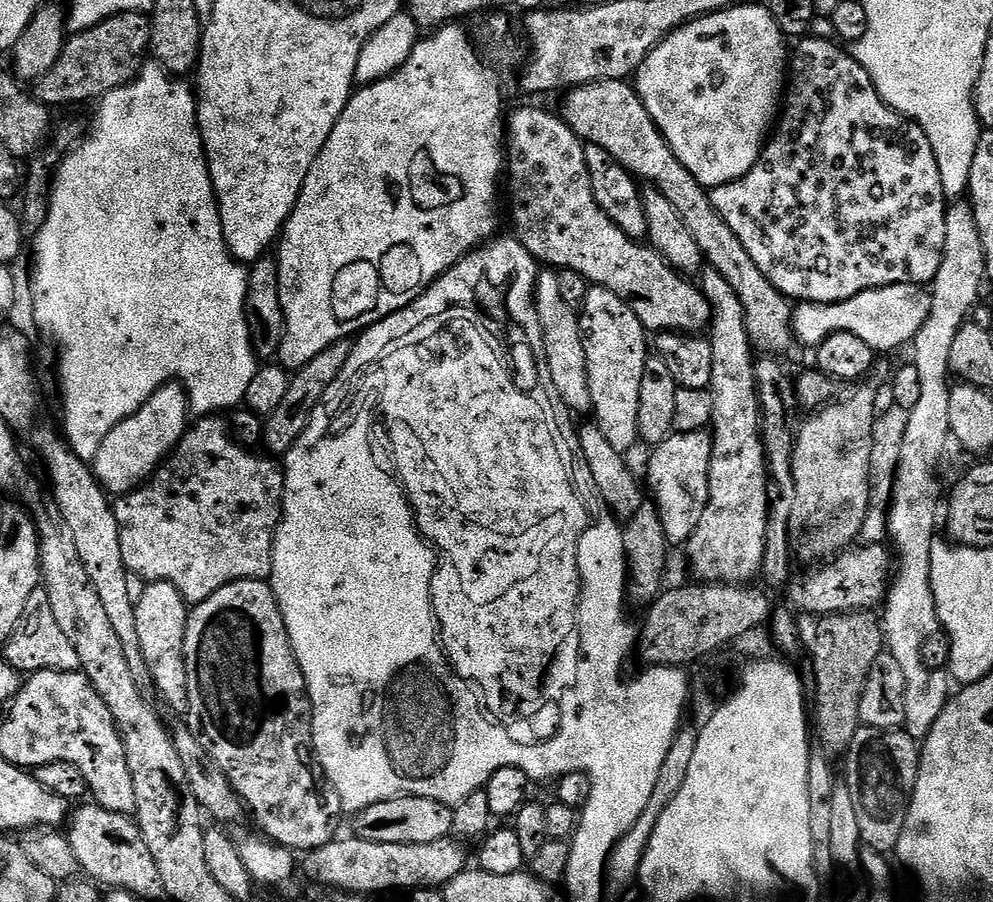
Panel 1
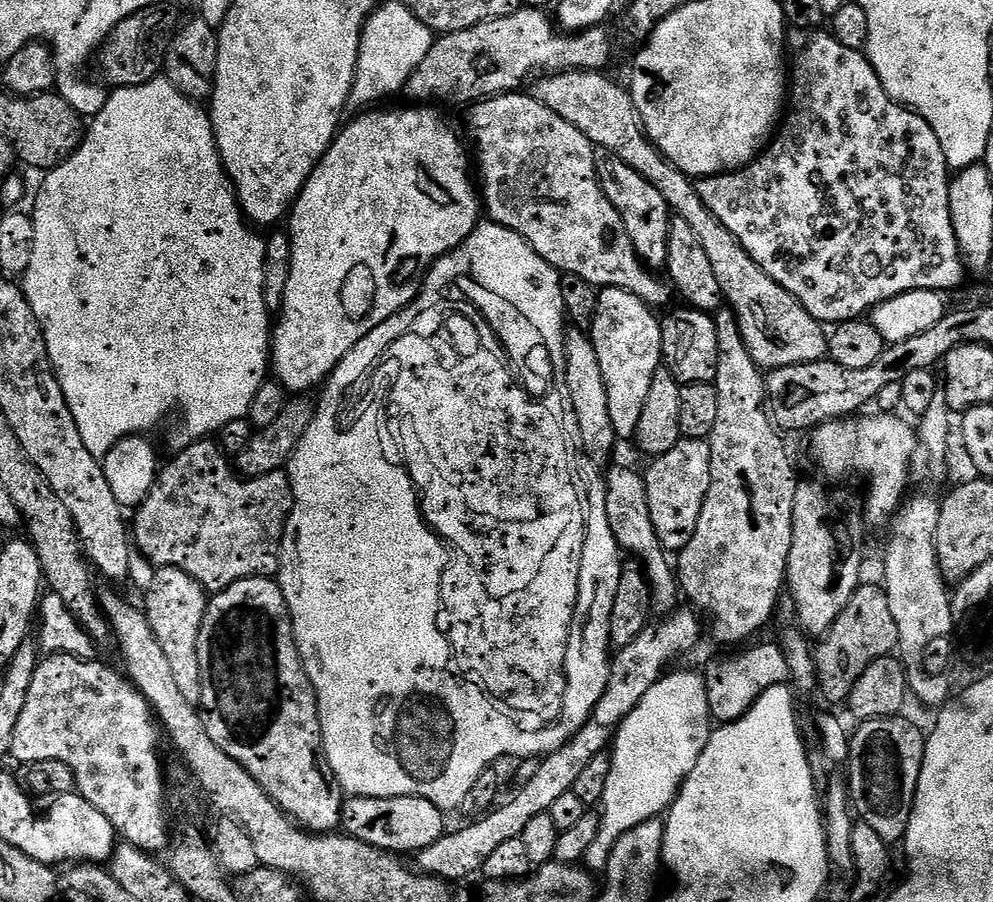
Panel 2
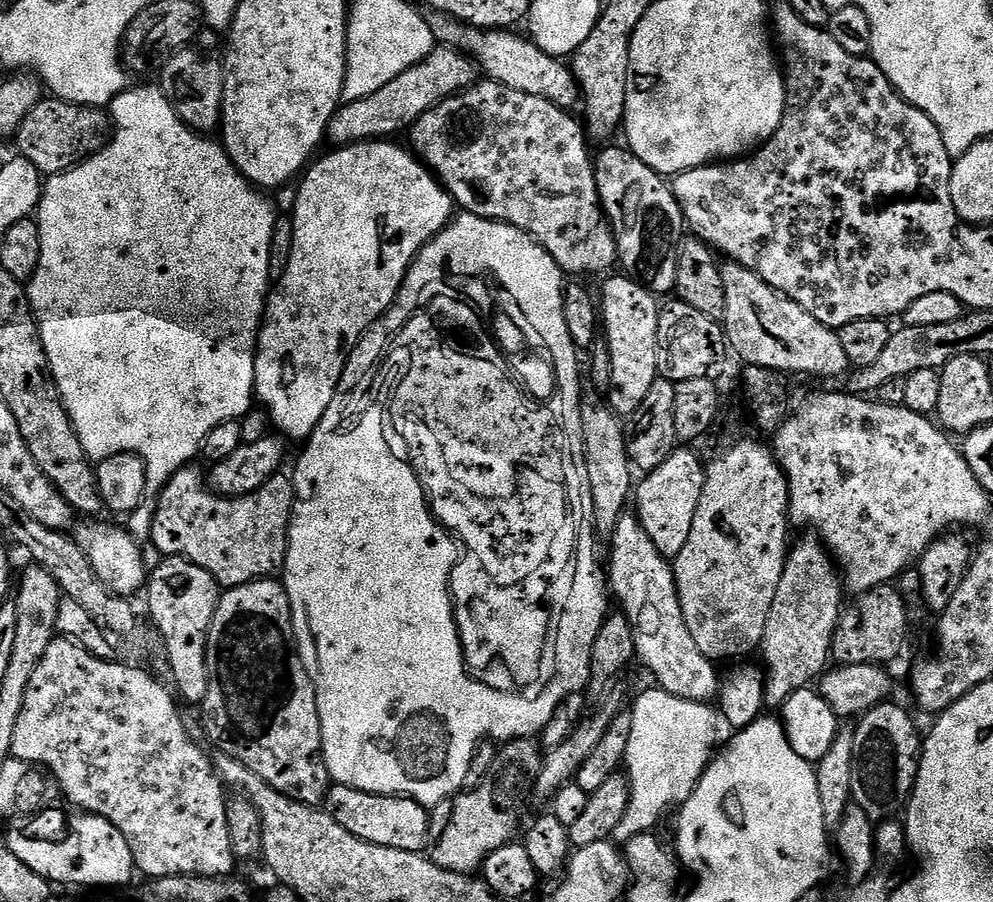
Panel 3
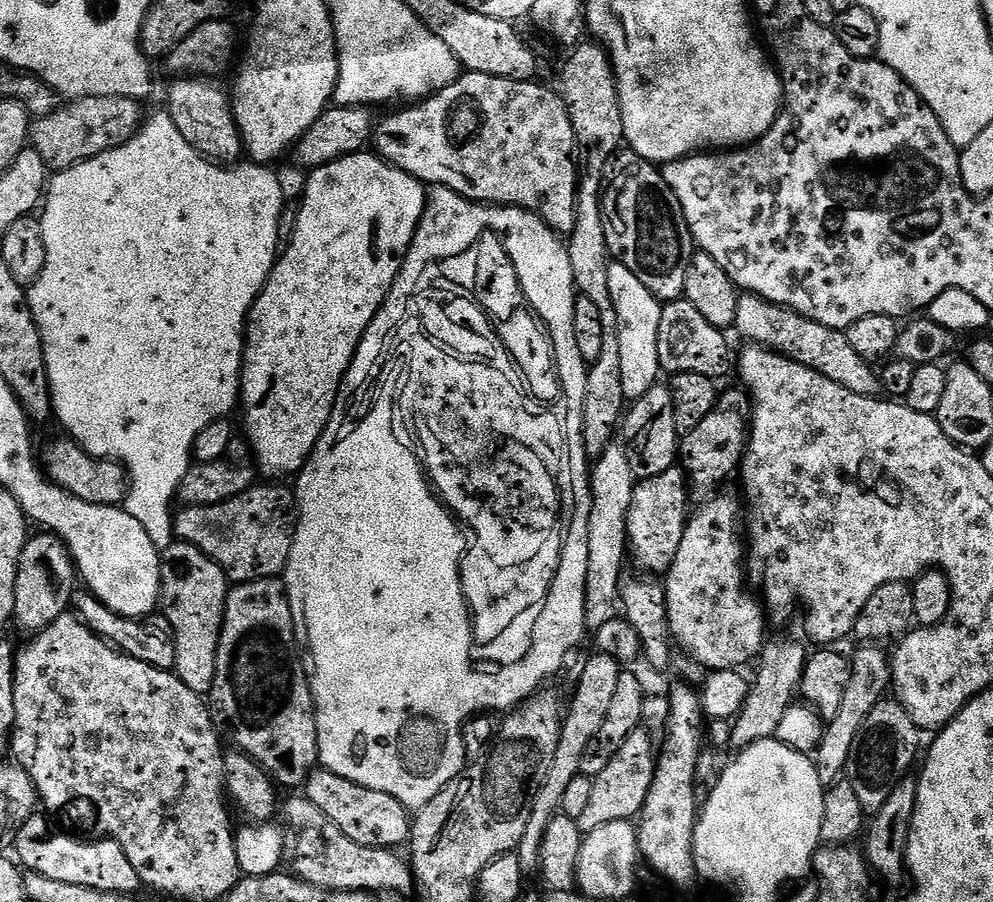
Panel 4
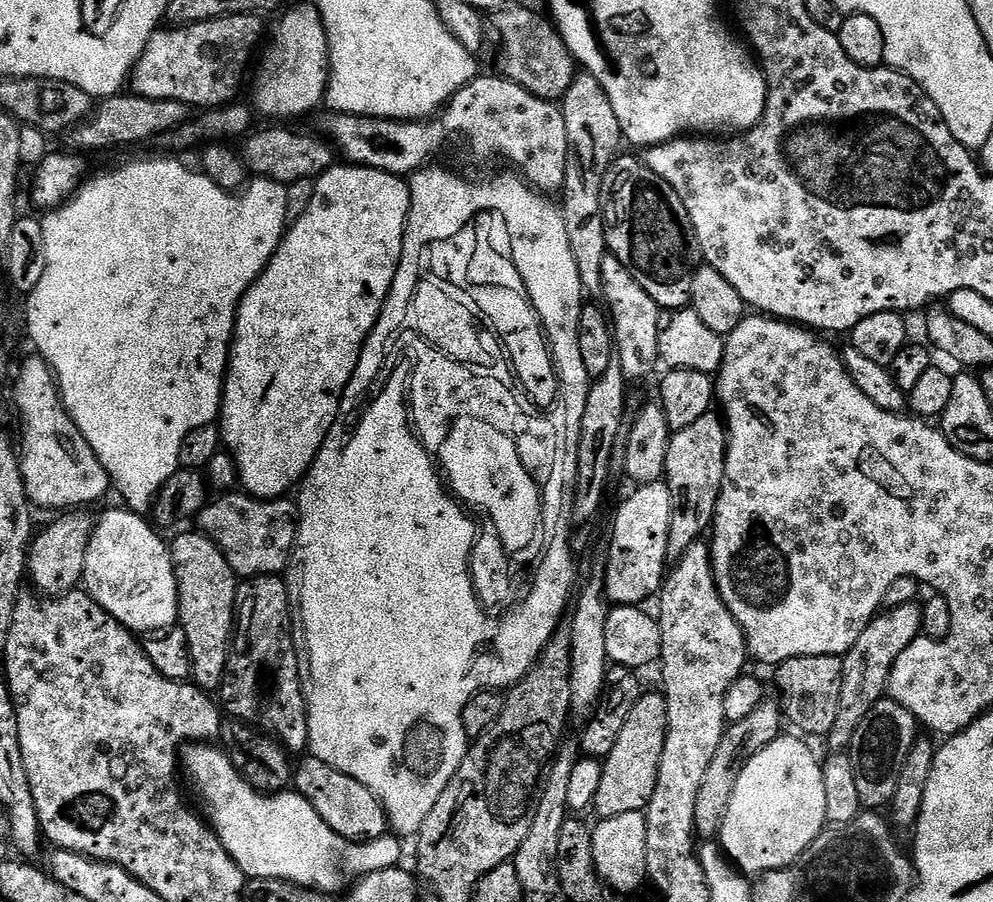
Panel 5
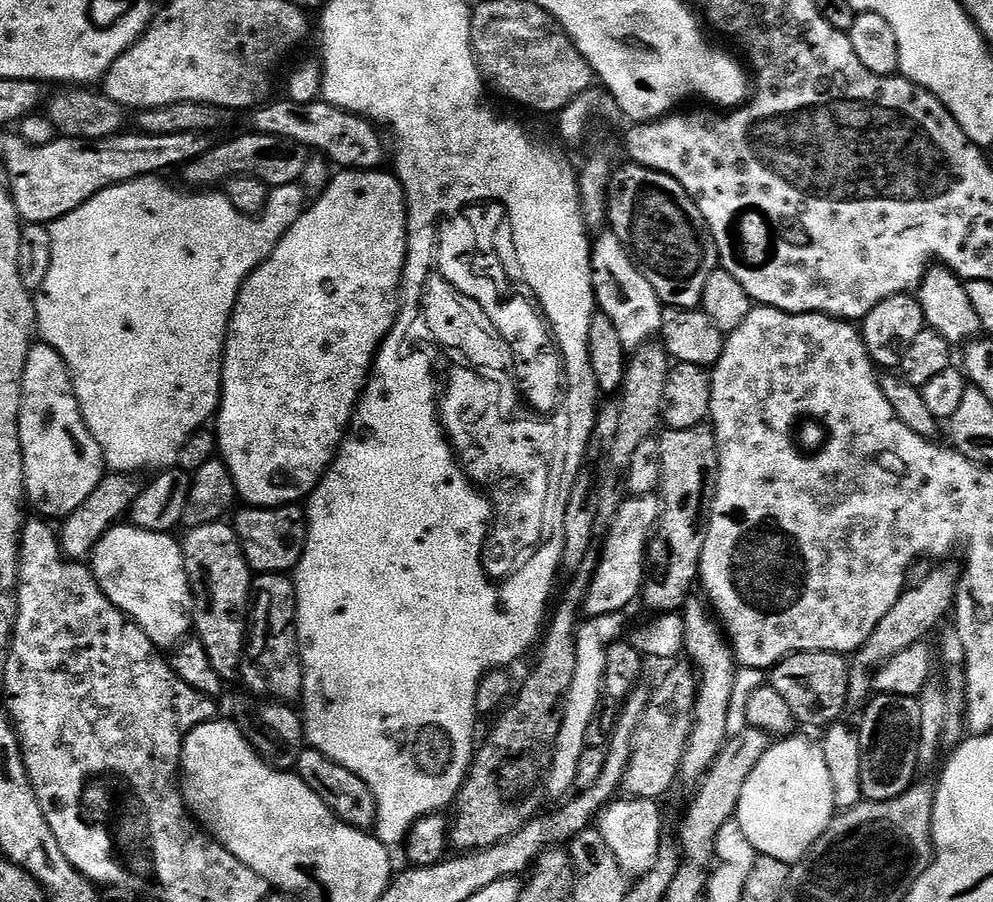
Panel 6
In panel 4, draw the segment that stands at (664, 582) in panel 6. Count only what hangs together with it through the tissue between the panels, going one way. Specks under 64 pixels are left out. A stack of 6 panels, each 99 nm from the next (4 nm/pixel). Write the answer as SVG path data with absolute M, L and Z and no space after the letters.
M735 386L729 392L719 393L714 410L694 426L679 441L678 460L688 477L690 496L693 501L707 502L721 491L720 488L732 476L732 471L741 467L748 451L752 401L743 387Z

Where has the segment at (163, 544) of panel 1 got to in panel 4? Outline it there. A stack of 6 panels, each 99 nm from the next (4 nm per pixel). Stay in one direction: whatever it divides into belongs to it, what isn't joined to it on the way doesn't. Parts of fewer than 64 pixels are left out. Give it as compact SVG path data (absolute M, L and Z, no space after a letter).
M280 482L257 483L250 490L214 506L184 506L174 516L174 536L177 541L193 544L222 569L233 585L251 580L270 580L279 577L290 558L296 533L298 509L296 494L291 487L283 488Z

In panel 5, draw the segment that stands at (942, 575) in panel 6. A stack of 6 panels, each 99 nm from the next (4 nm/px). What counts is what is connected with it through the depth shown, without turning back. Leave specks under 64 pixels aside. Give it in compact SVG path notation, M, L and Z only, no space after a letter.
M919 603L889 607L873 617L854 646L850 646L848 652L842 656L842 702L838 706L838 718L826 737L826 743L832 750L847 749L858 726L862 726L862 718L870 714L870 710L879 700L885 699L890 670L894 662L898 662L898 654L902 654L902 650L906 650L910 642L922 635L923 617L924 610Z

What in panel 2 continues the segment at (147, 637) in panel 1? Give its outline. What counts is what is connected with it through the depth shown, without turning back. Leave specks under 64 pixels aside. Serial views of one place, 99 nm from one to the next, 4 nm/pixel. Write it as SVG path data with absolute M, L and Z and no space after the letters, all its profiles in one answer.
M156 568L153 581L150 583L143 611L148 617L149 626L152 627L154 638L162 646L166 654L166 662L170 662L170 671L174 674L174 683L178 686L182 698L186 702L199 705L202 694L202 682L198 670L198 630L202 624L202 618L208 609L209 593L205 592L200 583L188 574L177 568Z

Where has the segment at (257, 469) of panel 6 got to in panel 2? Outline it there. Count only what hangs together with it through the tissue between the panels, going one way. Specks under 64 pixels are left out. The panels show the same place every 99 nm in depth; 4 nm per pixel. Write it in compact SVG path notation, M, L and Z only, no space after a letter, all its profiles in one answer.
M408 106L412 108L384 108L381 112L372 112L376 110L368 110L363 114L357 115L360 116L357 120L352 120L348 125L345 123L343 127L339 129L336 133L336 137L332 140L332 145L328 147L327 150L324 151L324 156L316 163L316 169L312 171L308 180L304 184L304 188L300 191L299 196L296 197L294 203L290 208L290 219L287 221L288 227L286 227L286 233L291 240L292 246L292 256L288 259L288 277L286 278L286 286L284 287L284 299L281 300L280 306L278 309L278 315L280 315L280 321L275 321L274 327L270 332L270 372L274 377L274 380L277 384L283 388L285 393L288 394L308 394L311 393L311 388L319 389L321 385L327 381L328 377L332 375L332 371L338 366L338 362L342 359L346 354L350 354L350 350L354 347L363 336L366 334L370 334L370 330L374 330L374 326L378 326L382 322L386 322L386 318L390 318L395 312L400 311L401 308L412 303L413 300L417 299L418 296L418 288L414 283L412 285L412 279L415 278L416 275L419 277L421 275L422 270L427 269L429 265L431 265L432 261L437 260L440 256L445 256L446 253L452 252L453 249L457 247L469 235L469 233L473 232L476 229L476 225L478 223L478 217L476 217L476 208L478 212L478 198L474 189L474 184L468 181L468 172L470 176L470 156L466 151L465 145L462 143L460 145L460 140L455 136L454 133L448 129L448 124L443 120L442 117L439 116L438 113L435 112L435 107L432 106Z

